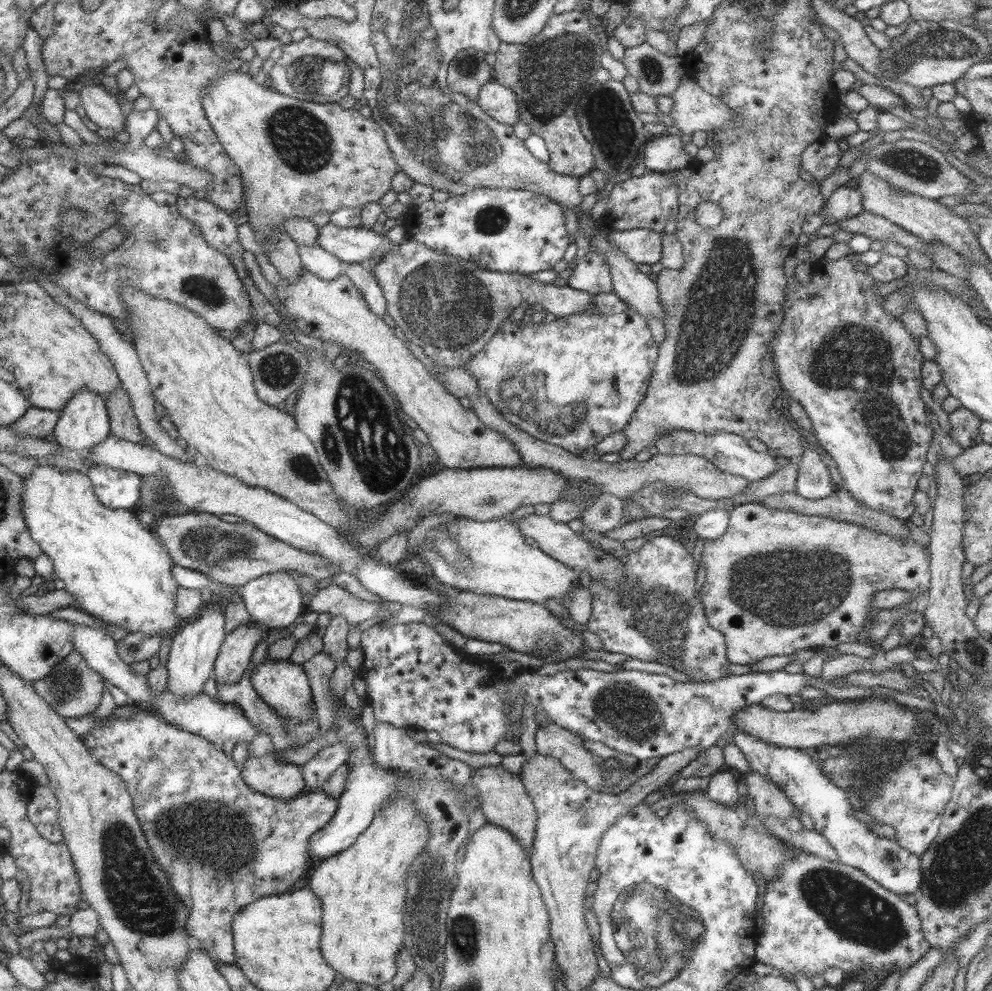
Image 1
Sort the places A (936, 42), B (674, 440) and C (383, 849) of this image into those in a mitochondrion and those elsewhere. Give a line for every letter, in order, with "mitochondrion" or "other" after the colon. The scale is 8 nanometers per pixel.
A: mitochondrion
B: mitochondrion
C: other

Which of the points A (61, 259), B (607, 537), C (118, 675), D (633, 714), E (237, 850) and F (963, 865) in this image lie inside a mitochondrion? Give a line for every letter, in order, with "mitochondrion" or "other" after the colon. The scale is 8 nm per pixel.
A: other
B: other
C: other
D: mitochondrion
E: mitochondrion
F: mitochondrion

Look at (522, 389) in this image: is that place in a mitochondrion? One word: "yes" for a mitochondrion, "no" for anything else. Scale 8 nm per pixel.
yes

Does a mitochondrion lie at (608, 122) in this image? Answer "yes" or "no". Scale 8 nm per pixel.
yes

